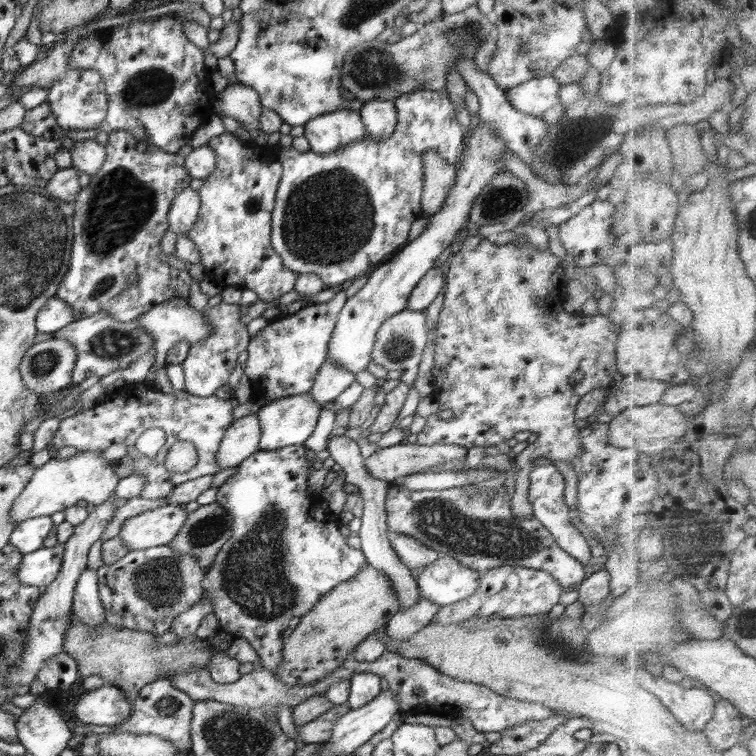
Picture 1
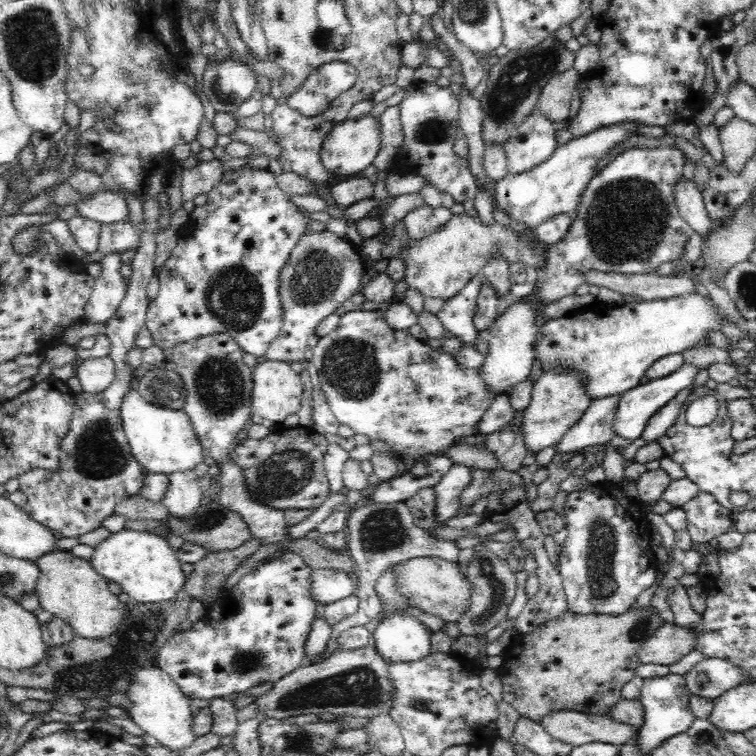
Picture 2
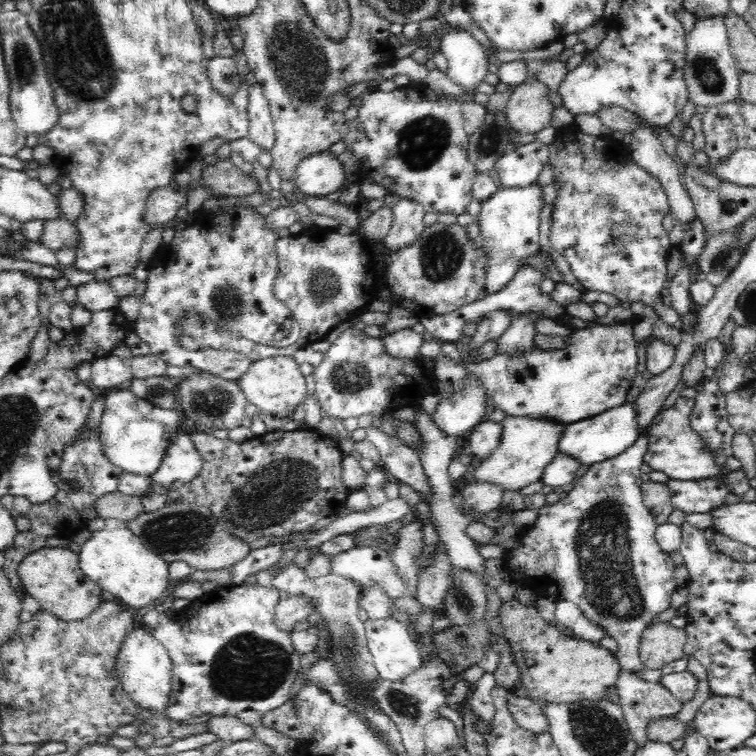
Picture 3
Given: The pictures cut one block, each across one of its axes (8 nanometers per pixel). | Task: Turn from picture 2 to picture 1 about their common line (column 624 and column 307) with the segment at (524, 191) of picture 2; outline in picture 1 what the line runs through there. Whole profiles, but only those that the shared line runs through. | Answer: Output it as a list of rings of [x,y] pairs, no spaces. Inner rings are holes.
[[[342,108],[310,120],[304,126],[303,136],[310,144],[310,151],[328,156],[346,148],[346,144],[362,141],[366,137],[366,128],[358,108]]]

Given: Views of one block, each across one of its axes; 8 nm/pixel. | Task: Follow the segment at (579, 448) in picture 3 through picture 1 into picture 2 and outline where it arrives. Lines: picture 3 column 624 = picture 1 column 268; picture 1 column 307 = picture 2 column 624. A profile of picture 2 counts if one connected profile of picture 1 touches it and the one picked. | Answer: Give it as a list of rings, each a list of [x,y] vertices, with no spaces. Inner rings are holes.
[[[685,362],[676,370],[661,379],[652,380],[643,385],[638,385],[625,392],[618,401],[617,409],[612,423],[612,430],[618,438],[624,440],[636,440],[640,438],[648,420],[656,414],[663,406],[666,406],[682,389],[686,389],[693,384],[696,373],[700,370],[697,366]]]

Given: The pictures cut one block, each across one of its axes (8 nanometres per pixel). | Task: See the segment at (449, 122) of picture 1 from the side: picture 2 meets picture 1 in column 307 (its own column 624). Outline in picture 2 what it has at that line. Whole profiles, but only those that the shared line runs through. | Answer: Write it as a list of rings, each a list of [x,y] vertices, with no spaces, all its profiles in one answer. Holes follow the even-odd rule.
[[[669,146],[667,148],[652,149],[631,148],[630,150],[617,155],[611,162],[608,162],[608,164],[600,170],[600,172],[597,172],[596,176],[590,179],[590,182],[583,190],[573,224],[570,228],[568,228],[566,236],[564,236],[560,242],[548,247],[548,264],[546,264],[544,272],[539,274],[539,281],[535,284],[535,289],[528,298],[531,297],[541,308],[543,308],[546,304],[556,302],[556,300],[560,300],[560,298],[564,298],[564,296],[575,294],[576,288],[585,282],[584,273],[586,271],[594,270],[625,275],[650,274],[656,273],[660,264],[664,264],[664,262],[672,262],[684,255],[685,244],[688,242],[690,236],[694,234],[694,231],[692,230],[692,227],[683,220],[679,214],[678,208],[676,208],[676,201],[674,201],[674,189],[672,186],[680,177],[683,176],[682,168],[684,168],[685,160],[686,155],[684,152],[678,150],[678,148],[675,148],[674,146]]]

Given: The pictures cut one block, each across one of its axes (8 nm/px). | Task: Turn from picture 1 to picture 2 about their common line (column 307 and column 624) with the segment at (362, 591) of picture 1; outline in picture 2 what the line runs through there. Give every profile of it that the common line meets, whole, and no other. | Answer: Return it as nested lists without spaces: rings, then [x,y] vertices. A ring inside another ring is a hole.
[[[649,606],[644,610],[628,610],[621,616],[578,615],[566,612],[546,624],[538,626],[532,634],[517,634],[504,655],[504,663],[497,675],[502,680],[502,697],[520,714],[536,722],[553,710],[609,715],[610,708],[622,699],[621,689],[635,678],[640,664],[637,650],[646,642],[664,620]]]

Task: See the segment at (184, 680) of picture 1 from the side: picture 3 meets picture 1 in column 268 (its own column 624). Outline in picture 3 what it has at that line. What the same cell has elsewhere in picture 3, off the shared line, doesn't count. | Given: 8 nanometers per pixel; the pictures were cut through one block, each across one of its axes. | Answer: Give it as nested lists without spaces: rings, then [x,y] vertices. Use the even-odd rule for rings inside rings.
[[[620,670],[617,681],[617,694],[620,696],[621,709],[623,710],[630,732],[637,742],[637,747],[642,748],[649,738],[647,737],[647,726],[651,720],[658,717],[674,717],[680,712],[683,703],[674,694],[664,689],[661,684],[647,682],[636,674]]]

